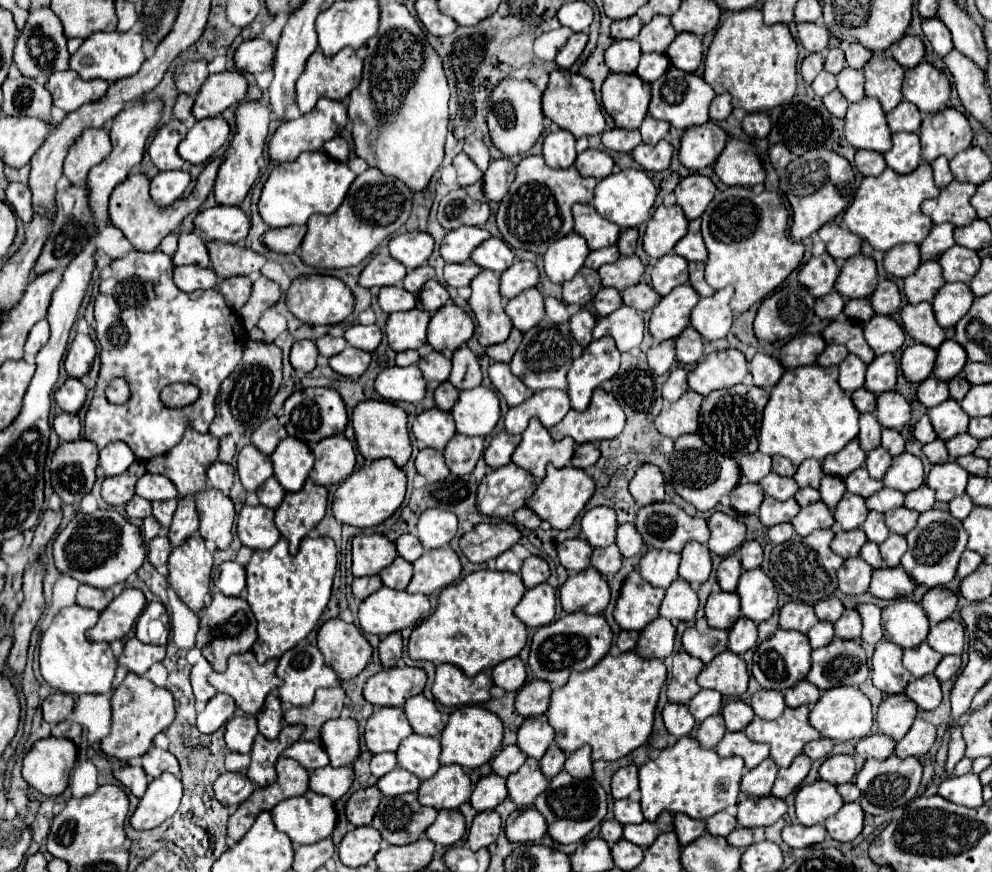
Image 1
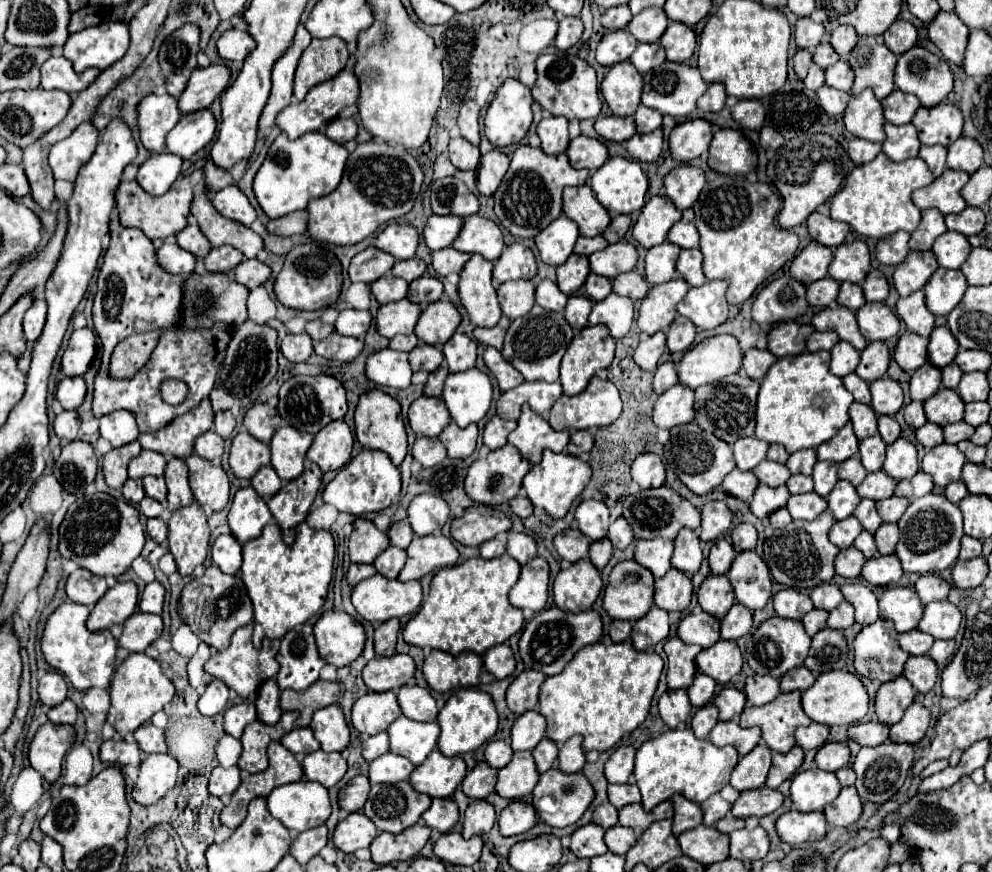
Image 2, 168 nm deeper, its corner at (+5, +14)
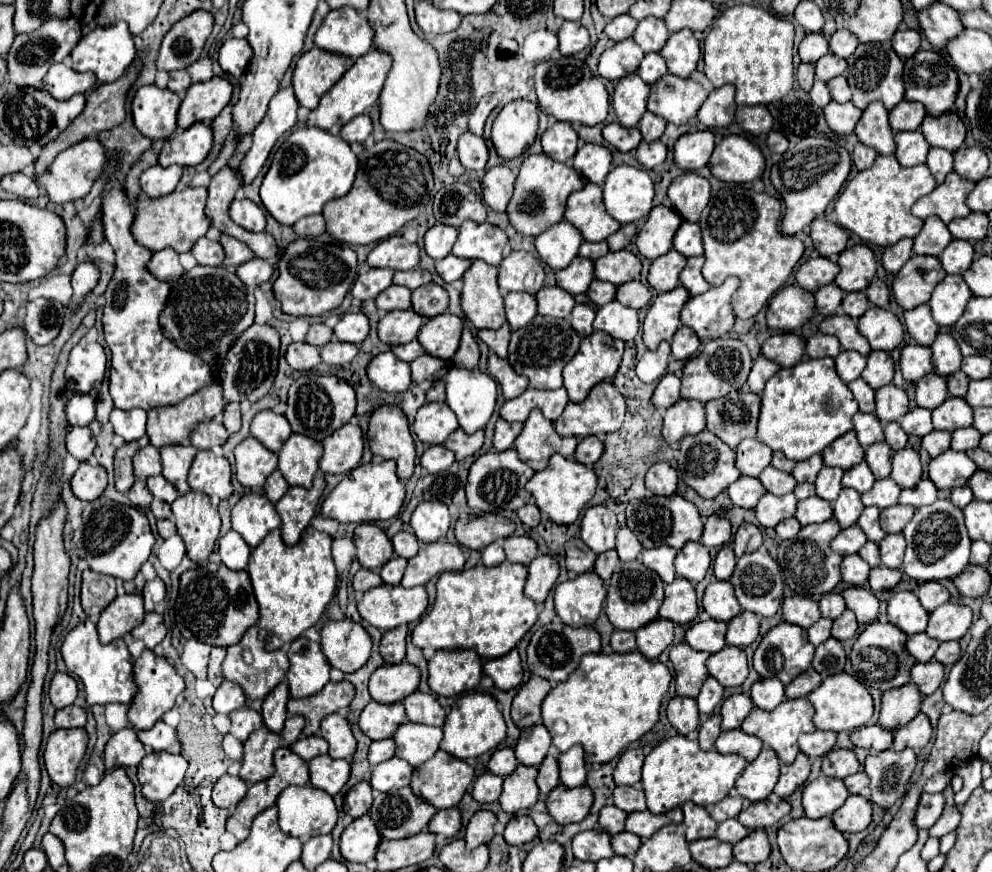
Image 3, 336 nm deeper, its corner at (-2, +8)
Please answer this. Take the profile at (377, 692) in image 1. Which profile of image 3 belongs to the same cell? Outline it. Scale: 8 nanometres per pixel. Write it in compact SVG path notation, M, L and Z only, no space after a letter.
M401 662L401 664L383 664L379 666L369 680L369 694L373 700L391 704L401 702L405 696L415 692L419 686L419 668Z

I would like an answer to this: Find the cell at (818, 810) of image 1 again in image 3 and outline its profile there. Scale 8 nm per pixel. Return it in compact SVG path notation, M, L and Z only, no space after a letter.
M819 774L817 780L809 782L803 788L803 808L807 818L823 818L831 816L837 808L843 806L849 792L839 778L829 778Z

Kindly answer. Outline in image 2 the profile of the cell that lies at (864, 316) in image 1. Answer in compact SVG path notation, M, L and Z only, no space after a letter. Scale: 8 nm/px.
M844 282L840 284L840 294L838 294L838 300L836 300L840 306L846 306L850 310L858 310L866 298L864 298L864 292L860 288L860 284L852 284L852 282Z

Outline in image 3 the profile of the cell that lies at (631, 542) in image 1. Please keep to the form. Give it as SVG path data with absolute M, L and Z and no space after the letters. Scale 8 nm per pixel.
M619 528L617 530L617 546L615 546L615 550L617 550L617 554L619 554L619 558L623 562L629 562L629 560L635 560L641 554L643 546L639 544L637 536L629 528Z

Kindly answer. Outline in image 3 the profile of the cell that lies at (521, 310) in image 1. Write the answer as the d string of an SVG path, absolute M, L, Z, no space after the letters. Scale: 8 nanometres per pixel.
M509 292L505 296L505 310L507 310L507 322L513 330L527 326L535 314L537 314L537 302L535 296L523 294L523 292Z

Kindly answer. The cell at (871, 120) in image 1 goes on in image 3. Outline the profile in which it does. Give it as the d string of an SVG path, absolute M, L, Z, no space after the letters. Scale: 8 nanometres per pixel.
M871 102L863 110L863 116L859 118L855 126L855 134L859 142L875 148L879 154L887 154L887 150L889 154L895 152L895 140L893 140L893 130L887 120L887 110L879 102Z

